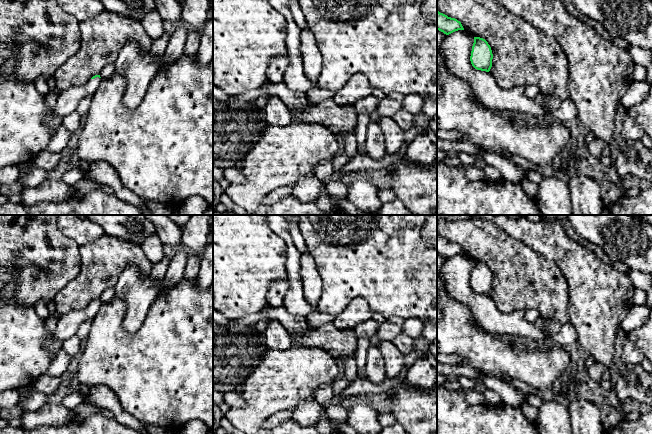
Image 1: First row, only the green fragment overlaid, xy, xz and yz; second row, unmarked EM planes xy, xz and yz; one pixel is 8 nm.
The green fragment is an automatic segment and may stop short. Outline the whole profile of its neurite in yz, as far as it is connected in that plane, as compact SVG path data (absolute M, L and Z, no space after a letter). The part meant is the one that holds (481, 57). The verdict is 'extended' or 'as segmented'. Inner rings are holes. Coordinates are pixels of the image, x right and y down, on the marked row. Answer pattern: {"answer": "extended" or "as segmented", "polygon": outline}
{"answer": "as segmented", "polygon": "M474 37L470 61L472 66L481 71L489 72L492 67L493 54L488 42L480 37Z"}

